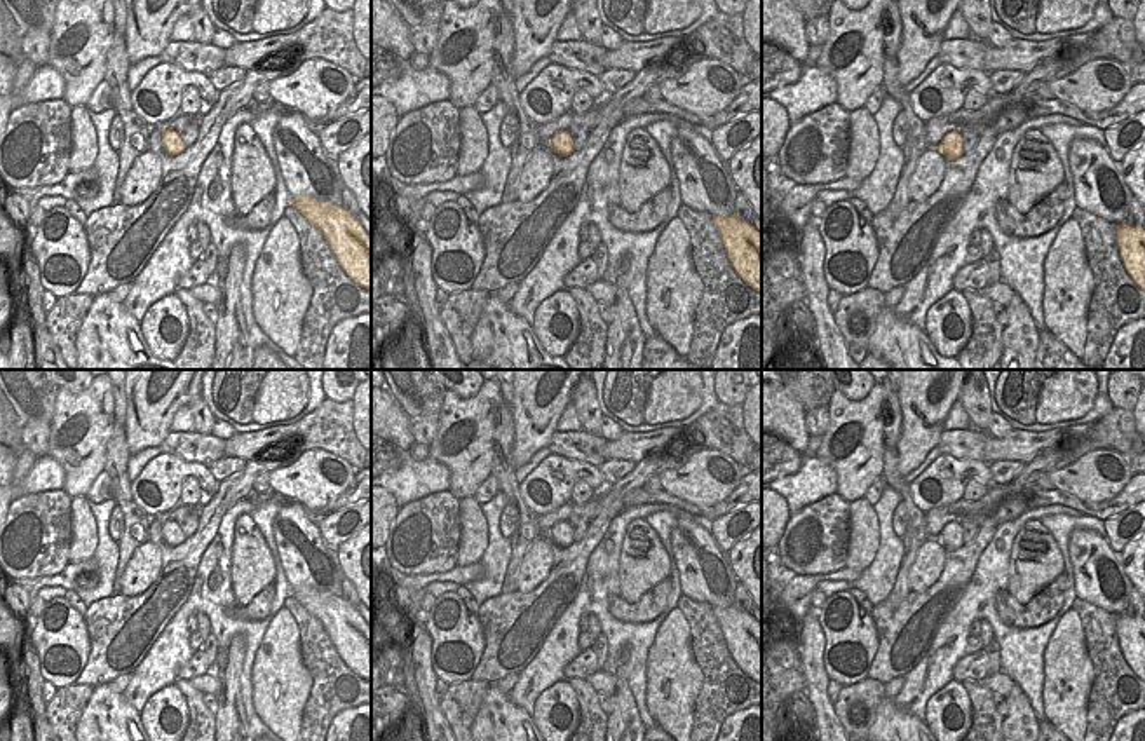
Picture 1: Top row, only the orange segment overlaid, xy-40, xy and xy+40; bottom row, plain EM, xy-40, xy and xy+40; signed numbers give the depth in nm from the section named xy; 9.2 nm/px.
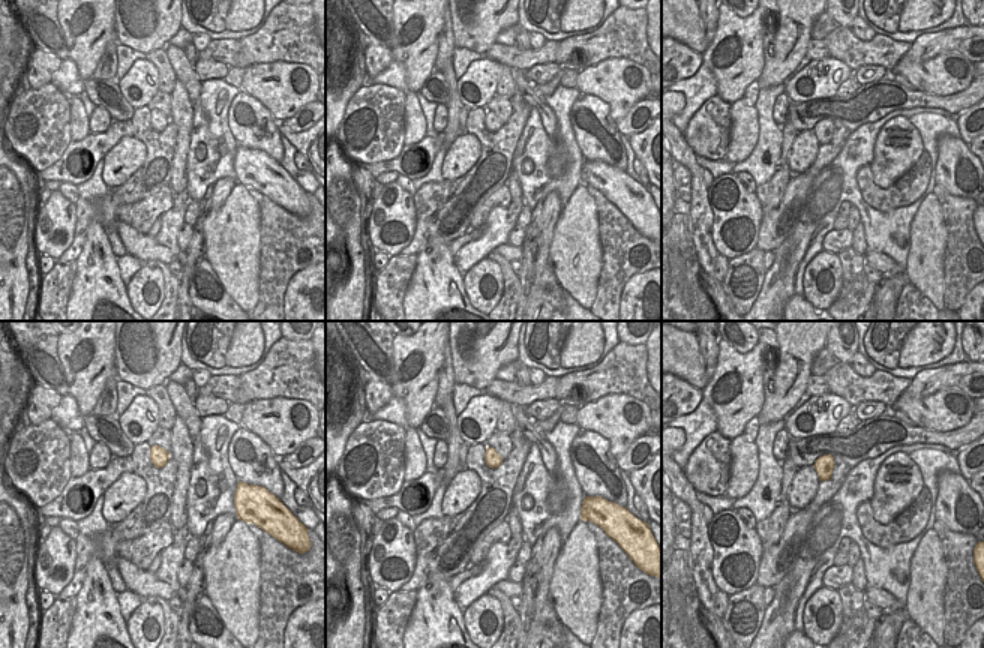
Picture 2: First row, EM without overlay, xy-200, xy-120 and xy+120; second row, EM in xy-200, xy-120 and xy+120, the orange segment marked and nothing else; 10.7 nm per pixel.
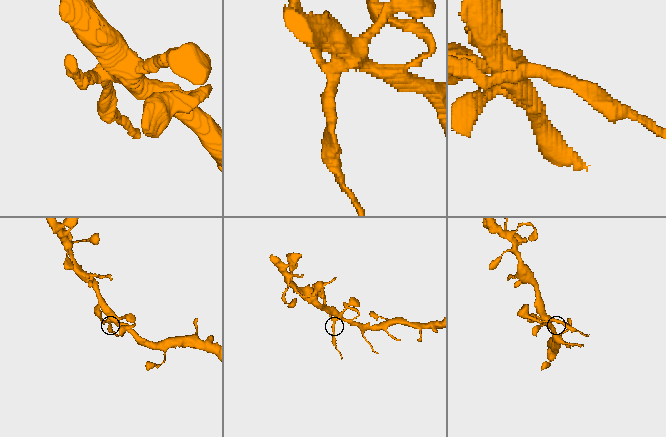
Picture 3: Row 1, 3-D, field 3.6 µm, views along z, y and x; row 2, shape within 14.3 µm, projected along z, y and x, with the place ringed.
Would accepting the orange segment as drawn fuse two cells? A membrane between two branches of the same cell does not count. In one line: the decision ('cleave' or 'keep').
cleave

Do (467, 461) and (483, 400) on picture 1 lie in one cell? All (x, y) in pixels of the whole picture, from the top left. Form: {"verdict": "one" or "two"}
{"verdict": "one"}

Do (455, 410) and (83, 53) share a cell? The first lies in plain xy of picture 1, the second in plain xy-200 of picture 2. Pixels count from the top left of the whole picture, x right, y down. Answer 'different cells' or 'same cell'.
same cell

